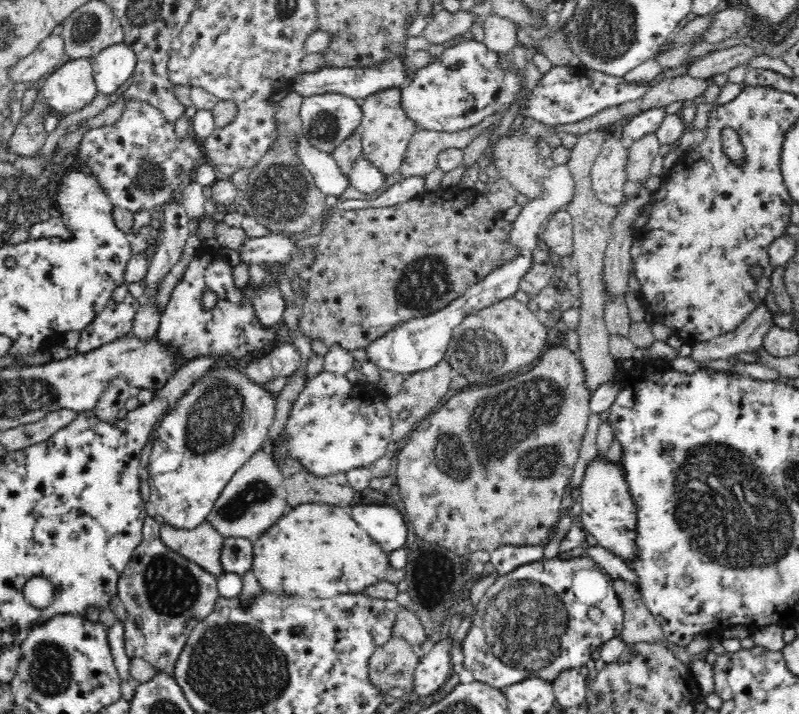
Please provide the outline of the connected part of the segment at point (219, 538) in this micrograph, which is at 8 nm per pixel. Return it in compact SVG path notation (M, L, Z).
M204 521L192 530L180 529L166 523L161 525L162 542L217 577L224 572L220 555L225 537Z

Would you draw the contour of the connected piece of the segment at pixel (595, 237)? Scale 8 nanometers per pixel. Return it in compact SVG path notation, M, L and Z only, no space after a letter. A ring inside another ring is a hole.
M606 129L596 131L578 137L578 142L574 145L567 167L571 170L574 182L575 193L572 200L567 204L566 210L570 213L573 220L573 251L572 255L576 258L576 275L581 288L581 306L579 307L580 322L577 334L579 336L580 351L576 356L581 363L586 385L591 398L596 389L605 382L612 381L617 368L616 361L609 352L610 334L604 320L604 300L605 282L603 281L603 268L605 263L605 250L608 240L612 236L610 231L610 220L616 214L616 207L605 206L597 202L591 185L590 171L592 170L598 152L602 150L605 142Z

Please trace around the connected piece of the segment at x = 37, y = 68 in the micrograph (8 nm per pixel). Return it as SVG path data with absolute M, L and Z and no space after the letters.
M61 35L47 36L28 56L21 58L9 70L10 78L16 82L39 84L64 62L65 44Z

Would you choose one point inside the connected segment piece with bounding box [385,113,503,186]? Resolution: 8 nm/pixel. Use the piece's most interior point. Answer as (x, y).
(420, 158)

